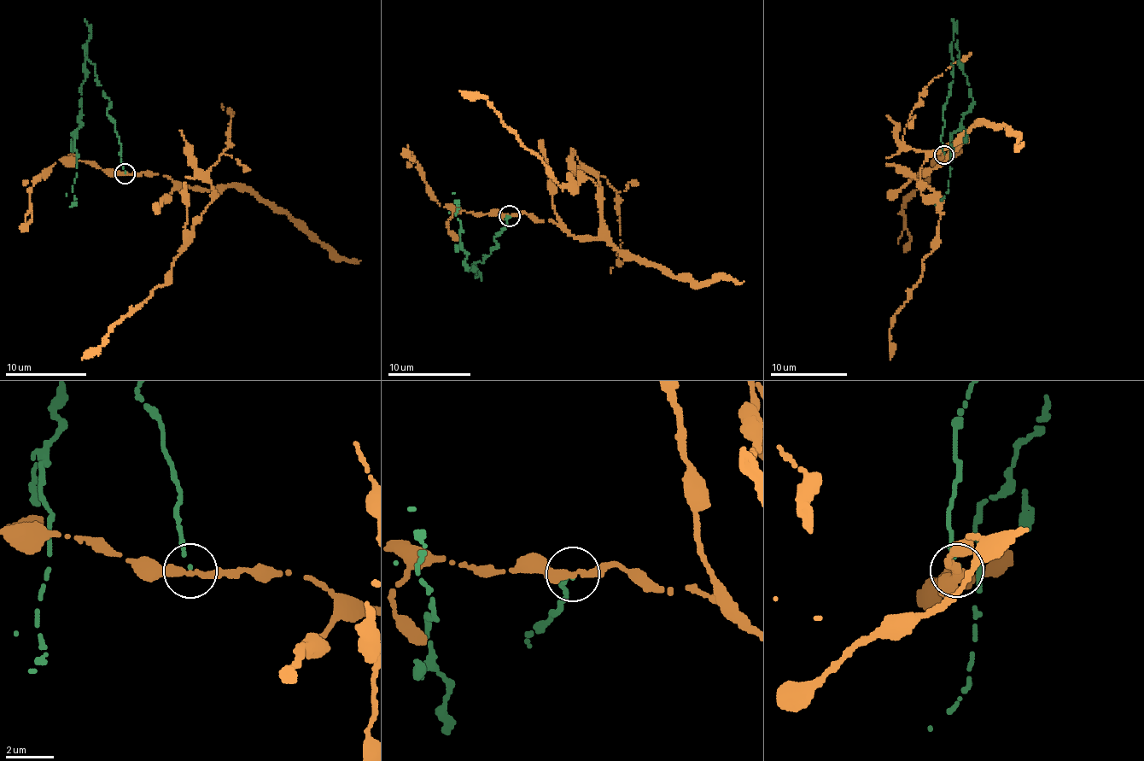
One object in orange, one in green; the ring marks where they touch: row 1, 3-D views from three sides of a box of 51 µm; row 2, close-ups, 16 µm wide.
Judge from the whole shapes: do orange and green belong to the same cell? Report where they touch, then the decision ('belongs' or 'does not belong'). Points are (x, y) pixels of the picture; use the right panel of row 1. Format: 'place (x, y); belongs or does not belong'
place (943, 155); does not belong

